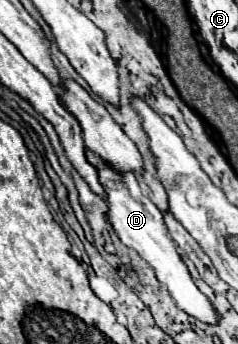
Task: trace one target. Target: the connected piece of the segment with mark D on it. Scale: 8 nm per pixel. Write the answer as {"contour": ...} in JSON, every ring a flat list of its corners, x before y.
{"contour":[[85,149,85,153,89,153,89,161,93,161,93,165,97,165,97,175,101,177,101,185,103,185,105,195,107,195,105,197,105,203,107,203,105,219,113,227,115,235,127,247,133,247,155,269,157,279,169,289,171,297,177,301,177,305,183,311,187,311,189,315,193,315,193,317,197,317,205,323,215,323,217,315,215,315,211,303,195,287,193,279,189,277,189,271,187,271,185,263,181,261,181,257,177,253,177,247,167,233,167,227,163,225,163,217,161,217,159,209,149,199,143,197,143,191,141,191,135,175,125,173,125,177,117,177,117,173,113,173,113,169,109,169,109,165,105,165,105,161,101,161,101,157,97,157,97,153,93,153,91,149]]}

